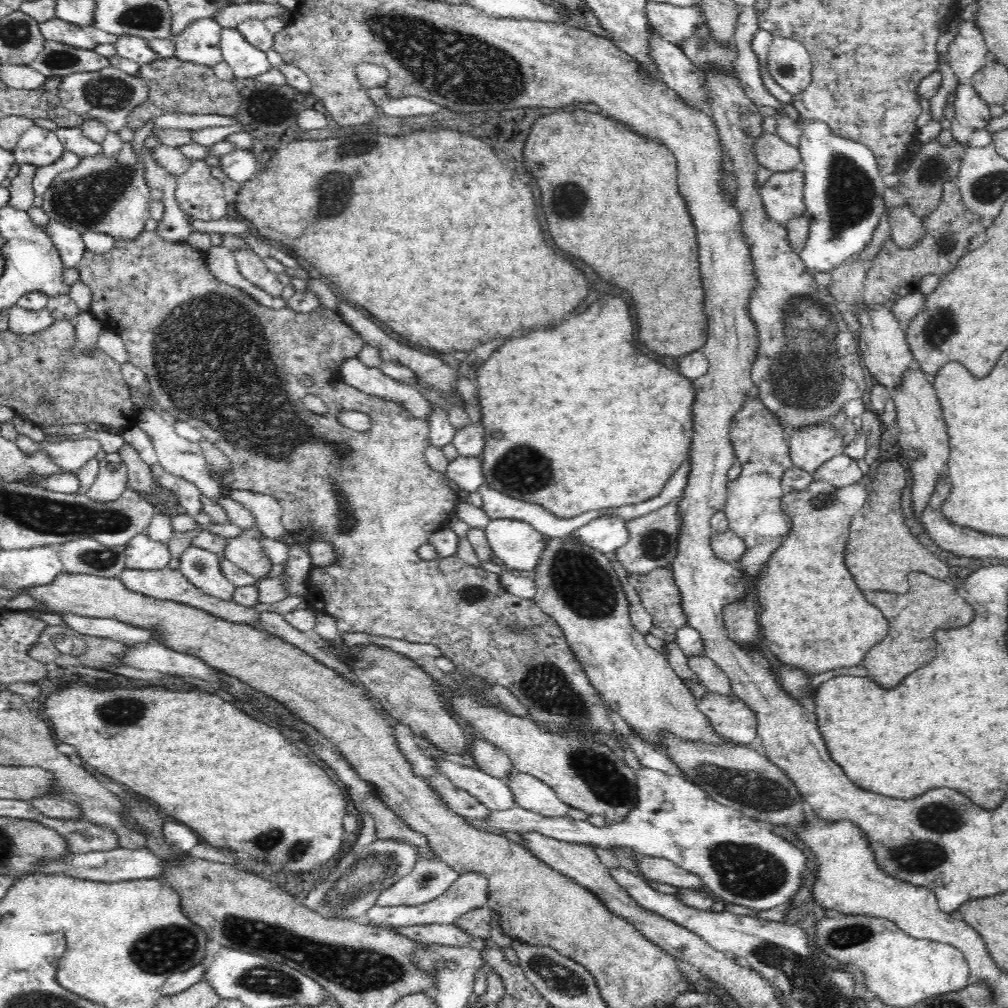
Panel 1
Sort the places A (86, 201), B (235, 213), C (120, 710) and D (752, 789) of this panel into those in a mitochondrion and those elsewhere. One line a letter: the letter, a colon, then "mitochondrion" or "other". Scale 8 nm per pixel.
A: mitochondrion
B: other
C: mitochondrion
D: mitochondrion

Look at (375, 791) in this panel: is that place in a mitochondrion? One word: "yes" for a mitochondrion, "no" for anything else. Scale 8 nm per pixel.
no

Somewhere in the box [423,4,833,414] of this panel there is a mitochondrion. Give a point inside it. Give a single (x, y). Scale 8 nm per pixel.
(569, 203)

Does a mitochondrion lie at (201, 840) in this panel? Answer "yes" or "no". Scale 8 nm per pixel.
no

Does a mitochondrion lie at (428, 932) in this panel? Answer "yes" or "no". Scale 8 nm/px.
no

